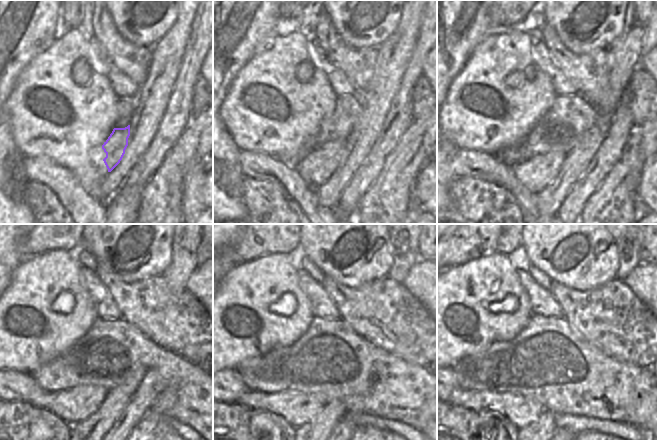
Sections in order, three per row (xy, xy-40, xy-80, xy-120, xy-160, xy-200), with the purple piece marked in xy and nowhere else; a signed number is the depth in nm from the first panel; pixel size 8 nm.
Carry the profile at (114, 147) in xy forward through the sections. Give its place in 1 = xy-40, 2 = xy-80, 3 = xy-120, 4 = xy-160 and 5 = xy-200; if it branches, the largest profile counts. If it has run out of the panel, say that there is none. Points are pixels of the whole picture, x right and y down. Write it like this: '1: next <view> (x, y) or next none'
1: next xy-40 (316, 169)
2: next xy-80 (538, 172)
3: next xy-120 (74, 405)
4: next xy-160 (297, 408)
5: next xy-200 (521, 411)

